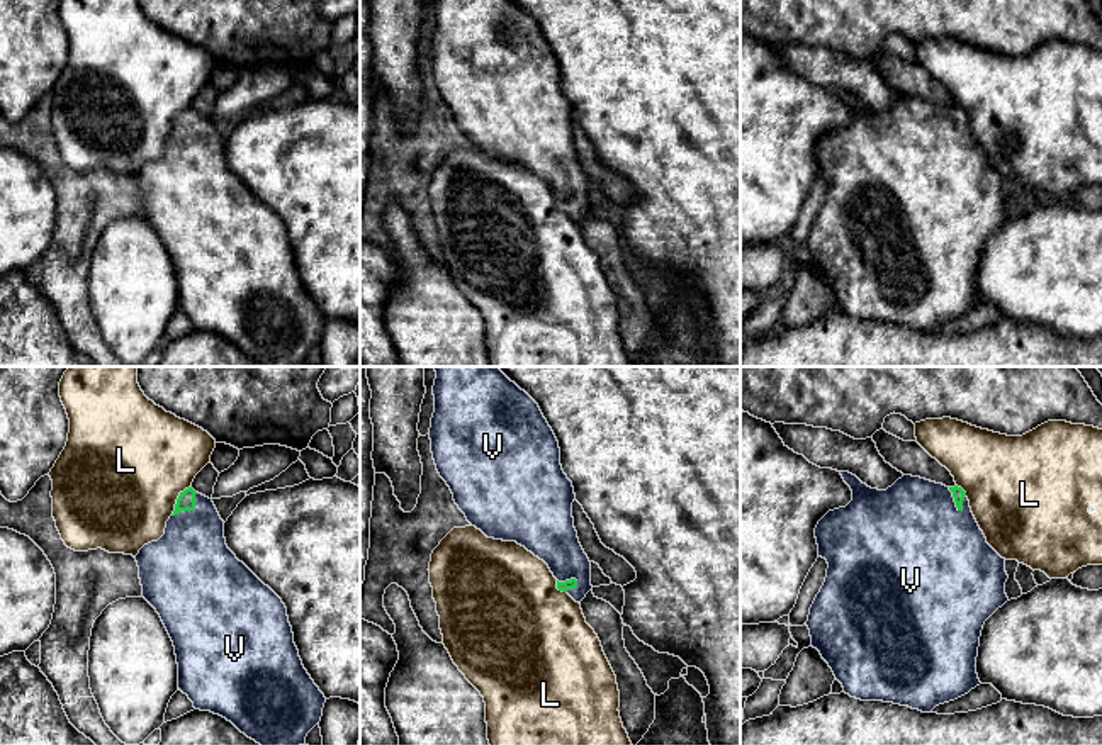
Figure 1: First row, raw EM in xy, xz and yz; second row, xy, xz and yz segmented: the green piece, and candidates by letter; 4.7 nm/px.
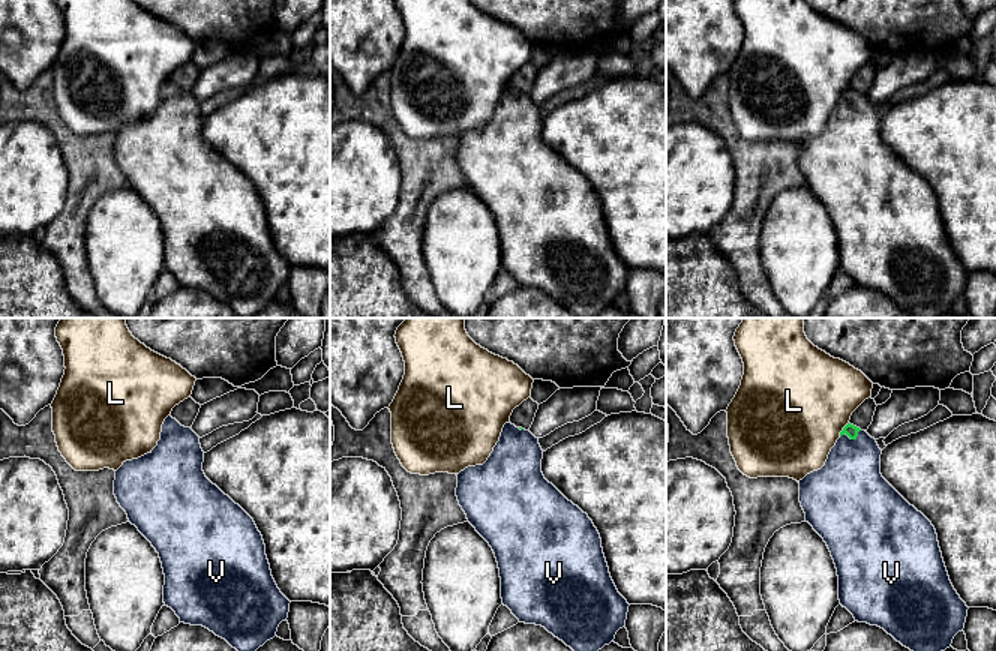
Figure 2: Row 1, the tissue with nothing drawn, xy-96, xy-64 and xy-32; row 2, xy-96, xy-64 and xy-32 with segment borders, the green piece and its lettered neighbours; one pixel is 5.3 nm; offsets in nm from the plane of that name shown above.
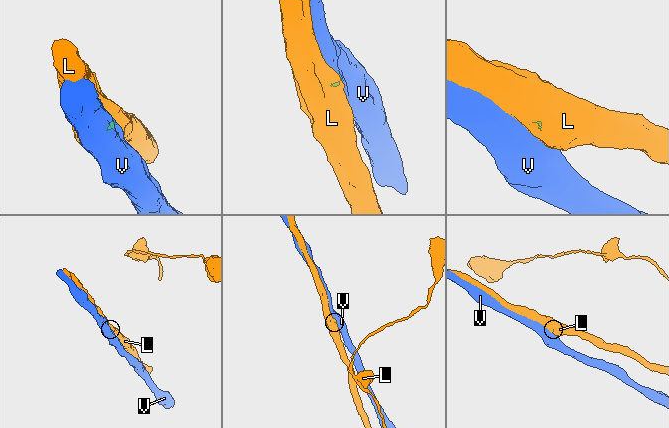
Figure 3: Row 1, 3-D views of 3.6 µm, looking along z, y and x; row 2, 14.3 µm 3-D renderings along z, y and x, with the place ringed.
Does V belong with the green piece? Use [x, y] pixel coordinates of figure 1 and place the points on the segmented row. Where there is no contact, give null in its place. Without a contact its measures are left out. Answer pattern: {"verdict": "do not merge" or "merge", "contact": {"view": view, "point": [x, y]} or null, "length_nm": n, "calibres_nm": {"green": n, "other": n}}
{"verdict": "merge", "contact": {"view": "yz", "point": [955, 499]}, "length_nm": 140, "calibres_nm": {"green": 60, "other": 480}}

